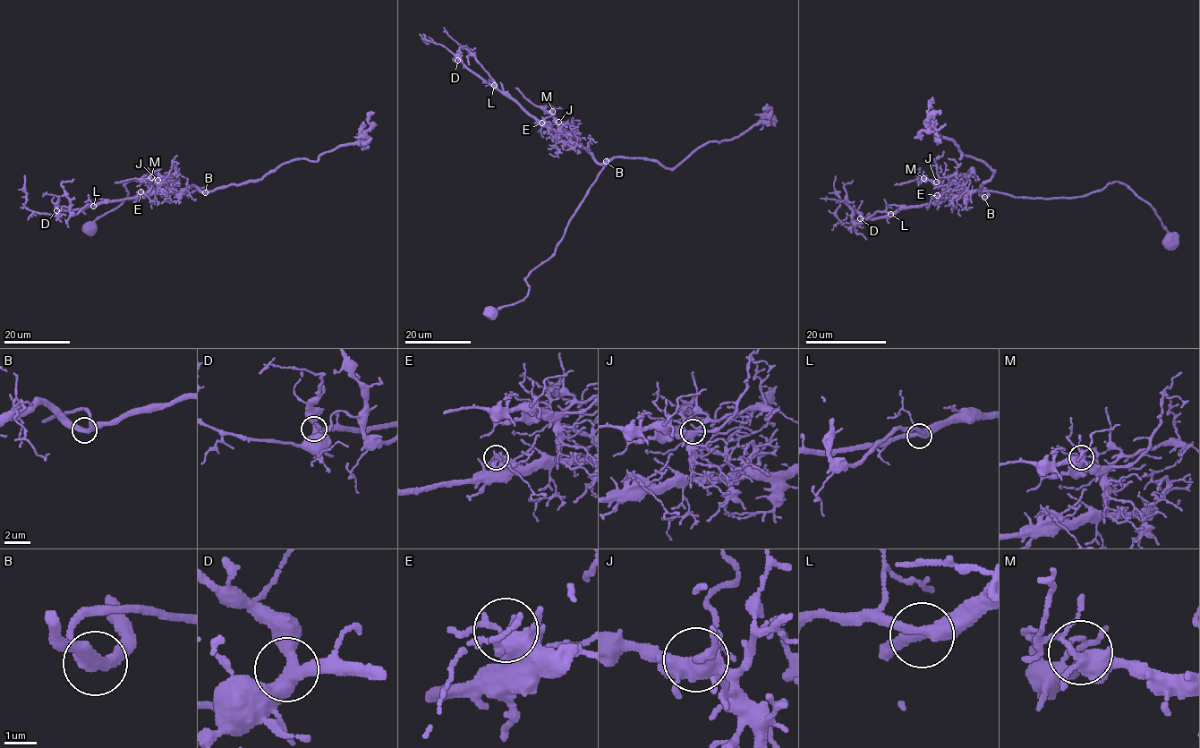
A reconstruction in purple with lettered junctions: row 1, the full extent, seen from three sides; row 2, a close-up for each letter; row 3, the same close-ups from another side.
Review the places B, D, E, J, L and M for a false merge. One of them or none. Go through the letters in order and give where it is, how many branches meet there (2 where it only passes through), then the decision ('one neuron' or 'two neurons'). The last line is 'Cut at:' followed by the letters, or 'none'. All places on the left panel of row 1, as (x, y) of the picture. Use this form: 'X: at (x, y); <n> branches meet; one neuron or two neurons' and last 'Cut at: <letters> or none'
B: at (205, 192); 3 branches meet; one neuron
D: at (56, 210); 3 branches meet; one neuron
E: at (140, 191); 3 branches meet; one neuron
J: at (157, 180); 4 branches meet; one neuron
L: at (93, 206); 3 branches meet; one neuron
M: at (151, 177); 4 branches meet; one neuron
Cut at: none

